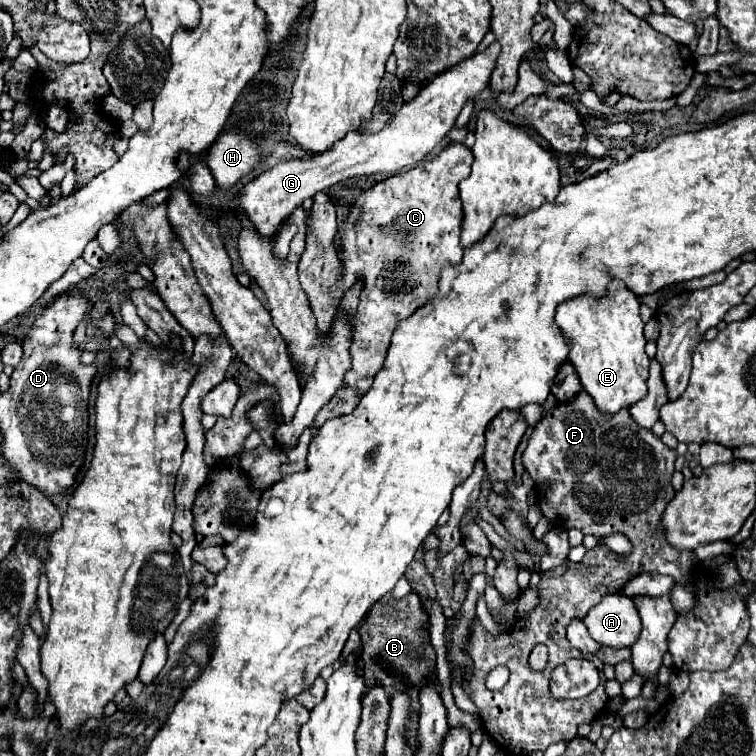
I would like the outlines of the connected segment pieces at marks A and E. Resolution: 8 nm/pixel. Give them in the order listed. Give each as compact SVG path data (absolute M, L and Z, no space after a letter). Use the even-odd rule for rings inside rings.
M623 592L605 596L583 618L593 640L609 648L631 648L641 632L641 620L631 598Z
M613 280L603 298L579 296L559 304L555 320L559 328L569 336L571 352L569 362L559 368L559 374L555 376L551 388L557 402L565 404L573 400L573 396L577 396L583 386L583 390L593 398L595 408L603 414L613 416L621 408L637 404L637 400L645 396L649 358L645 354L645 336L639 306L639 298L629 292L625 284L621 284L621 280Z

